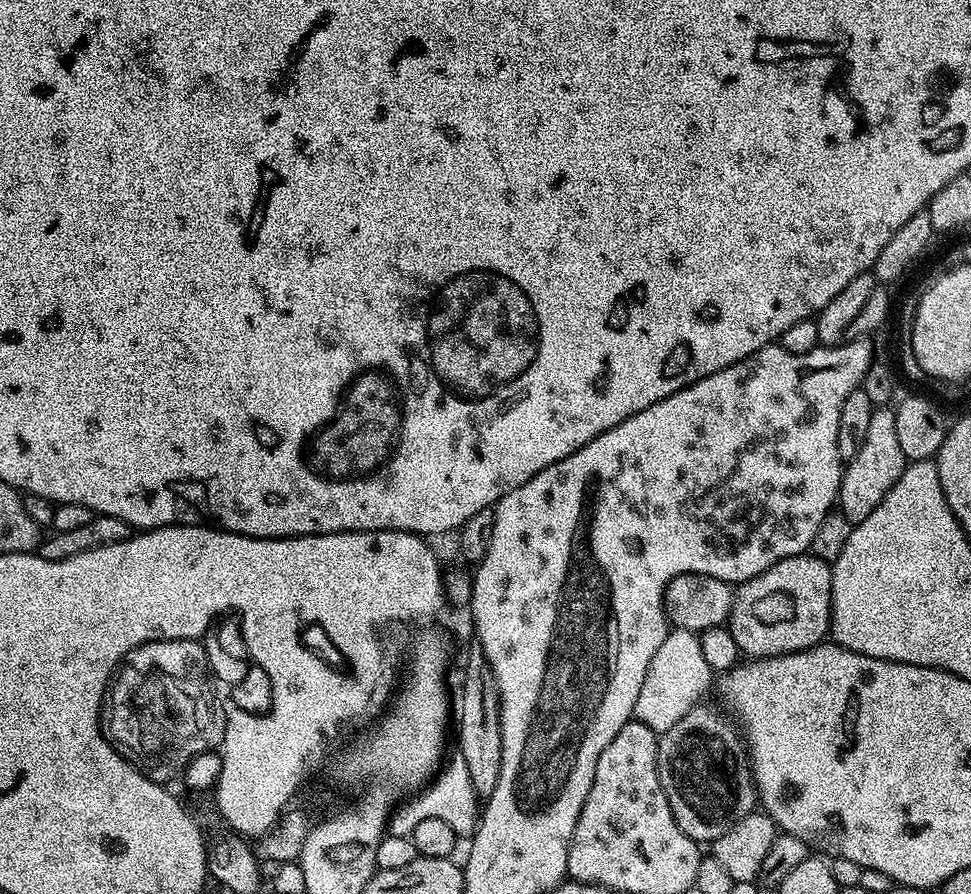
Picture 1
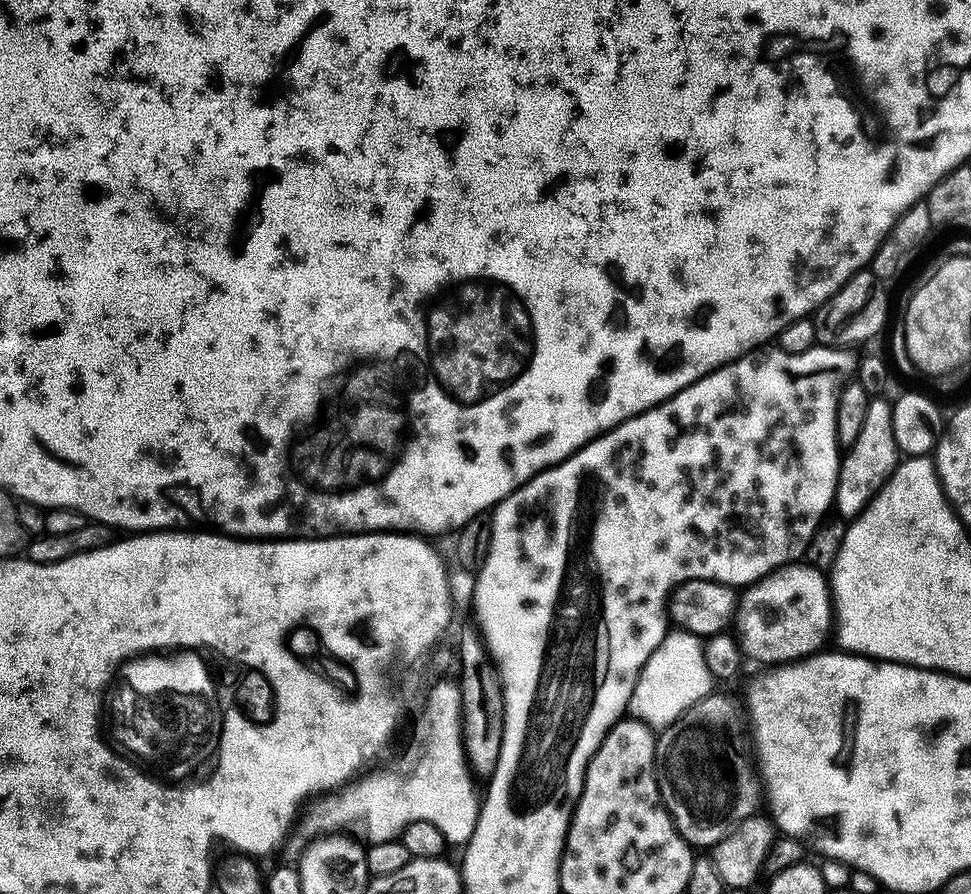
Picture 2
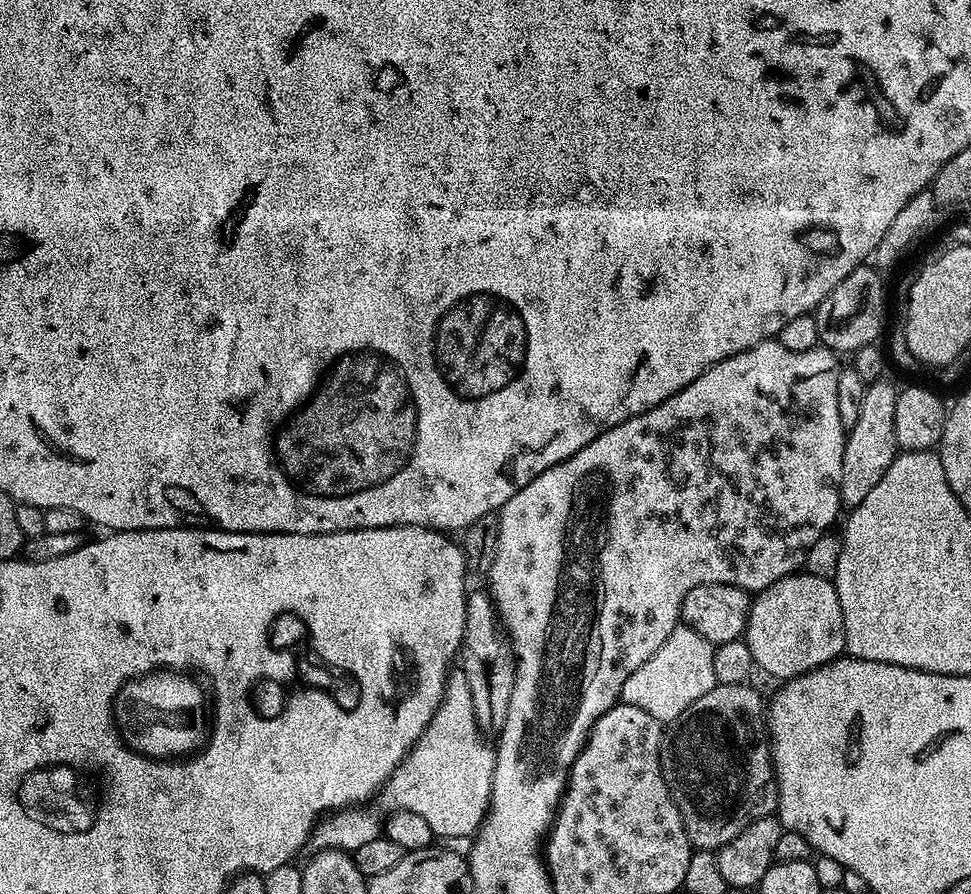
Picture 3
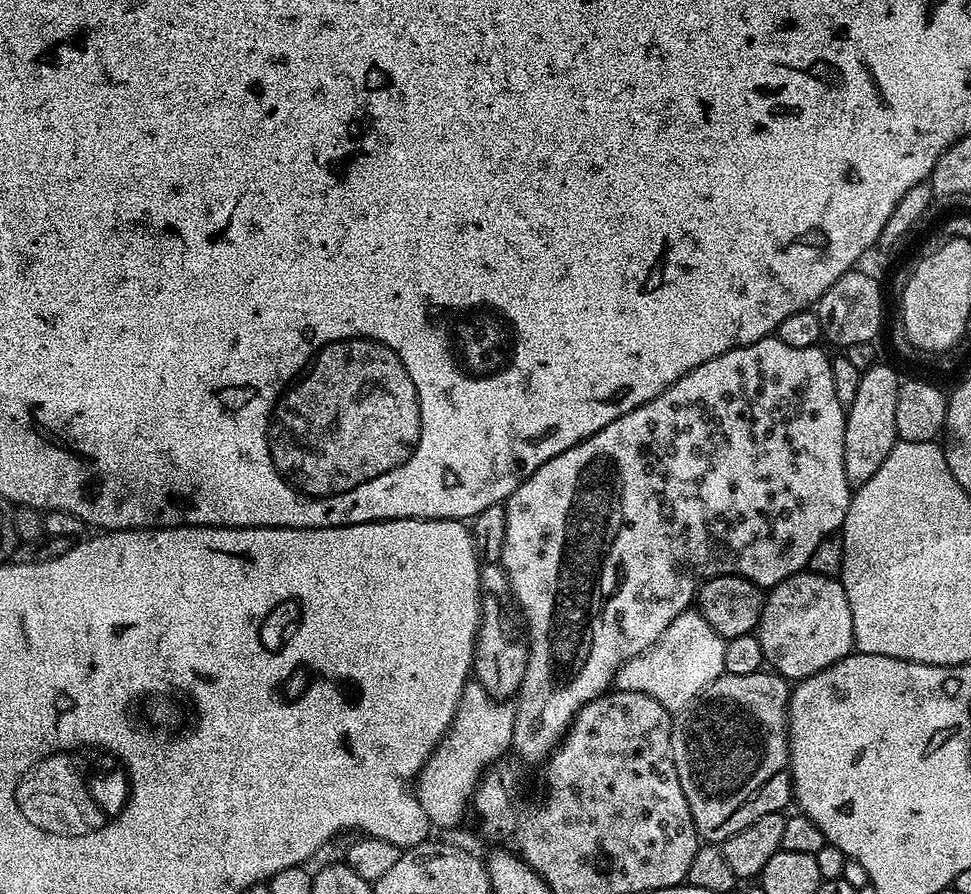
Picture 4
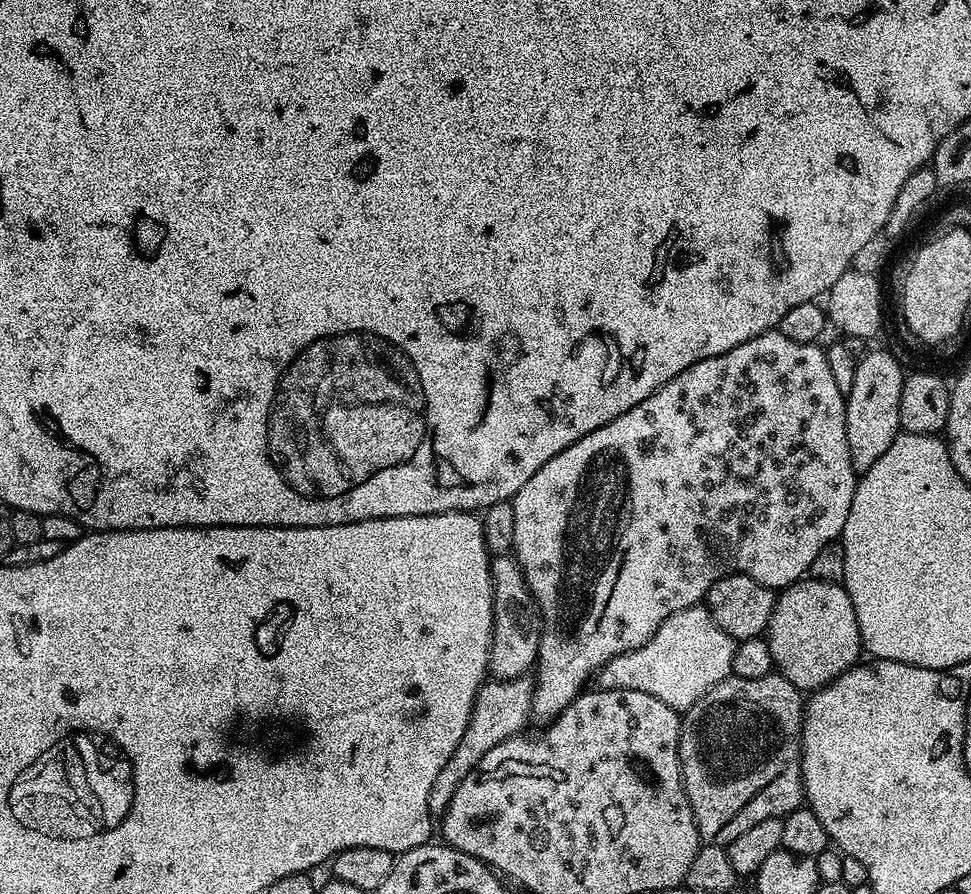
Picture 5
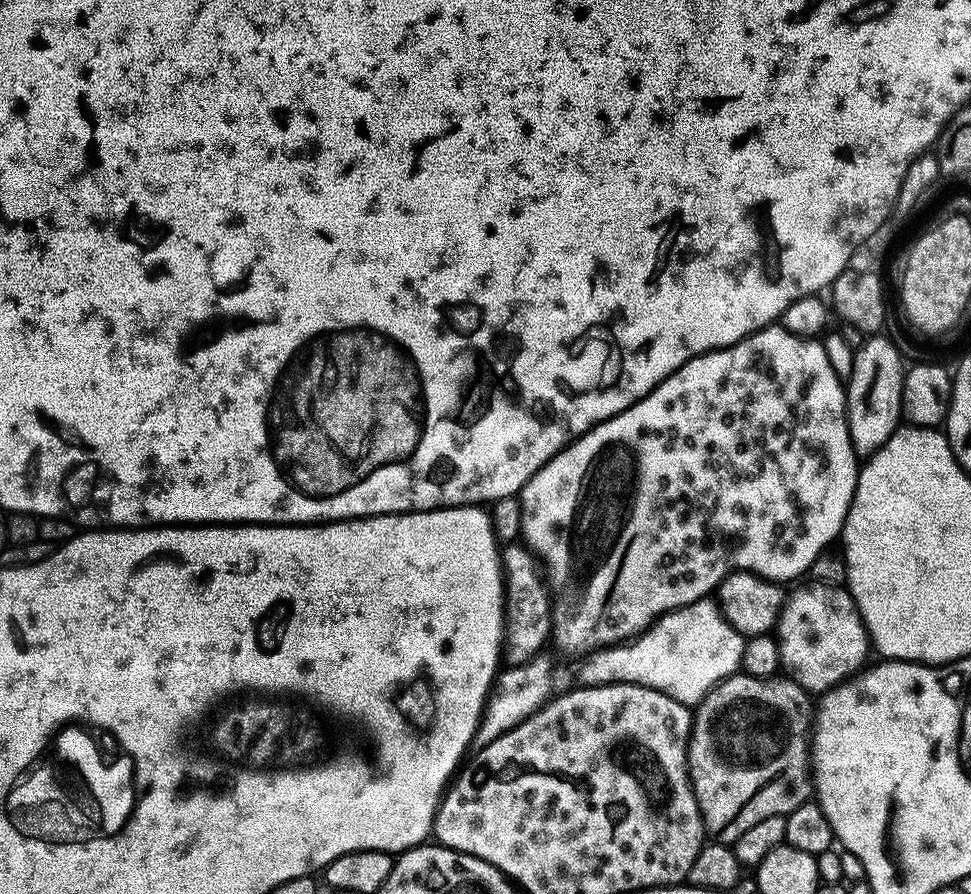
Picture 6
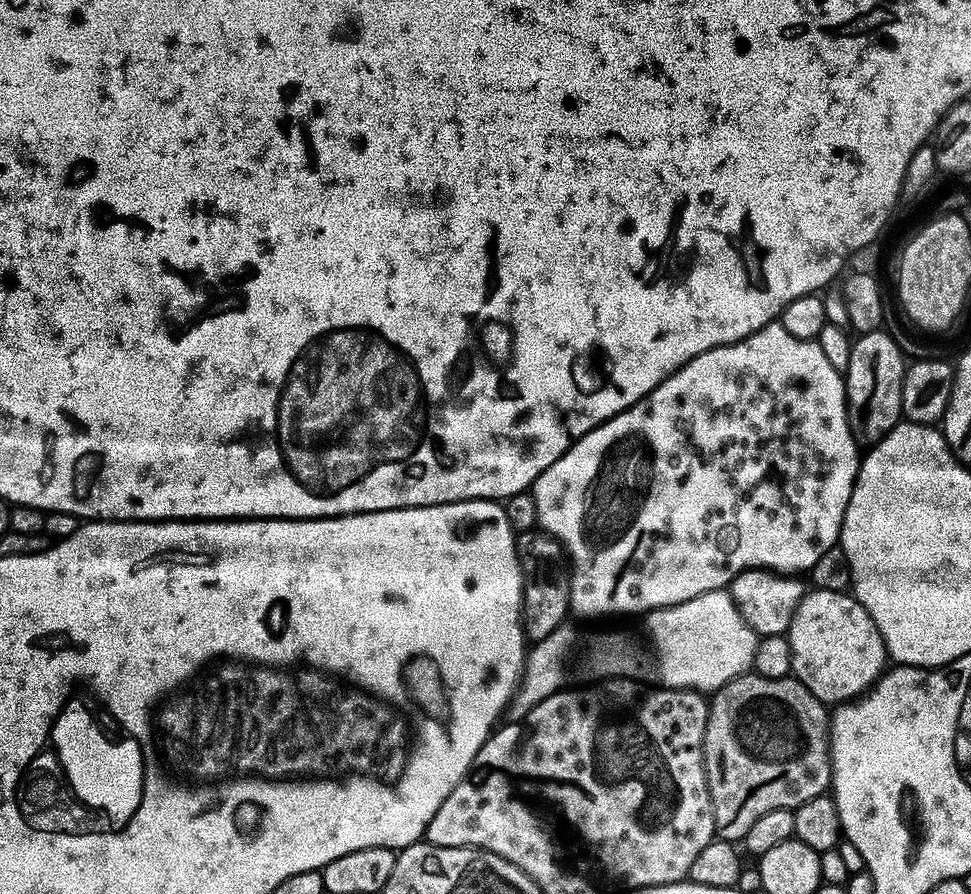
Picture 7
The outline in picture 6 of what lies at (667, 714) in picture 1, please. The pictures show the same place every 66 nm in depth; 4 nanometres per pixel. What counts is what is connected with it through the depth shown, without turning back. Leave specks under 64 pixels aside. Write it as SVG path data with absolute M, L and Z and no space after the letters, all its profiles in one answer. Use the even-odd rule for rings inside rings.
M711 599L696 600L675 612L665 612L651 628L640 633L627 646L609 646L597 650L587 657L580 668L579 683L584 686L597 684L641 684L664 692L670 698L689 706L700 701L722 680L727 680L741 667L743 662L745 637L724 617L719 603Z

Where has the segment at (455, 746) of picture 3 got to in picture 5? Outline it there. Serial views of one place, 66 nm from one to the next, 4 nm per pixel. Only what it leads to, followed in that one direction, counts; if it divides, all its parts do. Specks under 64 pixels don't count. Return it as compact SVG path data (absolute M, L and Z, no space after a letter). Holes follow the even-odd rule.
M521 678L511 682L485 682L480 685L476 703L472 706L472 718L468 723L466 734L460 740L460 745L440 771L430 792L428 811L432 814L442 814L454 798L458 786L466 774L470 774L476 764L488 750L494 750L503 740L525 731L524 723L530 720L532 711L532 694L534 684L531 679ZM492 683L492 684L491 684Z

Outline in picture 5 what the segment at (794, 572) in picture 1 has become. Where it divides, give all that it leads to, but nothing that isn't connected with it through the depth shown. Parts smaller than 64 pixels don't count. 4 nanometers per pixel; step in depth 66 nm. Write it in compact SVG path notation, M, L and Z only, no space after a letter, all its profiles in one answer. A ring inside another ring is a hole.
M801 578L788 585L776 596L766 641L775 671L801 690L815 690L831 684L862 656L858 622L843 583Z

